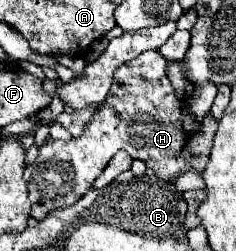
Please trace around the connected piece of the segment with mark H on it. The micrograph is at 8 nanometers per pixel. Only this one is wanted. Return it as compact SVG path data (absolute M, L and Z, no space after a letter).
M145 51L131 63L121 65L115 71L107 95L111 97L111 105L103 103L99 107L81 137L71 139L69 143L47 141L39 149L37 161L25 169L33 219L41 221L47 213L79 201L117 151L127 151L133 159L151 163L157 177L167 183L173 183L189 169L203 173L217 123L209 113L199 119L189 111L187 103L175 93L175 87L167 77L169 63L171 61L161 53Z

